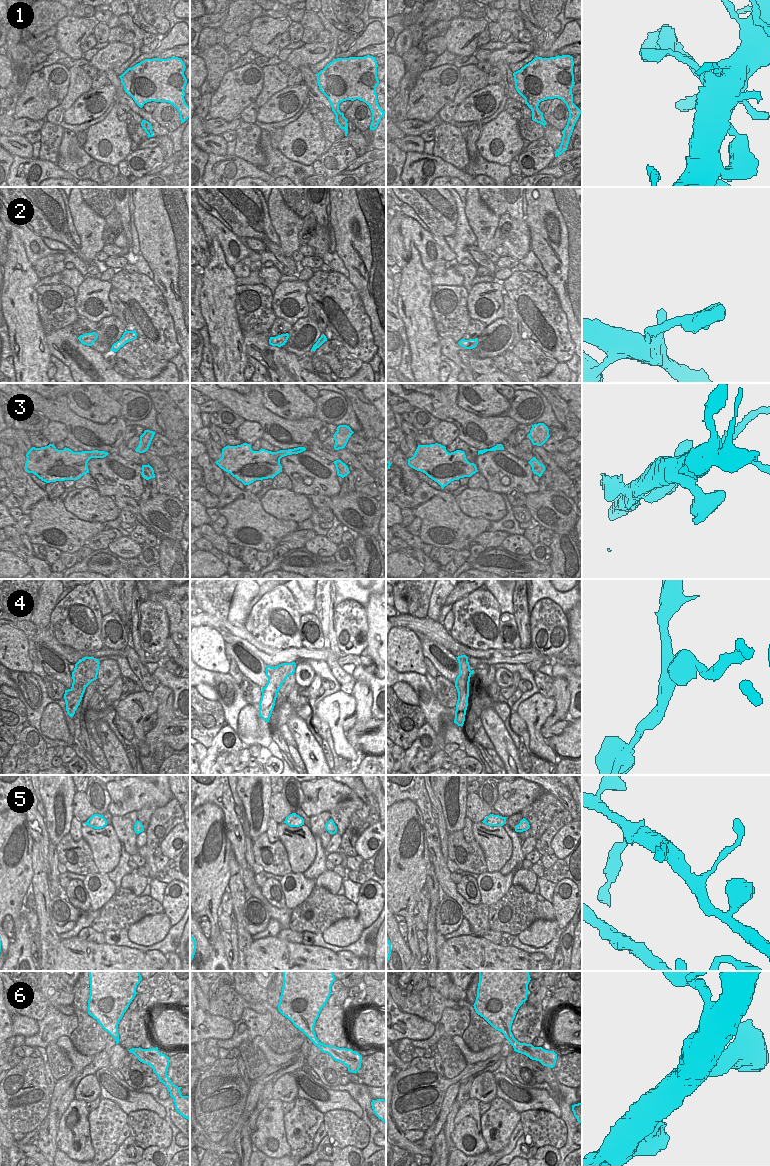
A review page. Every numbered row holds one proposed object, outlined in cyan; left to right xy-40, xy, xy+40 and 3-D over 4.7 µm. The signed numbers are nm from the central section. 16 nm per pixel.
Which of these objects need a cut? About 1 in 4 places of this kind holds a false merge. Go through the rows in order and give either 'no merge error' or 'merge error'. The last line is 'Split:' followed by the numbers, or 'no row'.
1: no merge error
2: no merge error
3: merge error
4: merge error
5: no merge error
6: no merge error
Split: 3, 4

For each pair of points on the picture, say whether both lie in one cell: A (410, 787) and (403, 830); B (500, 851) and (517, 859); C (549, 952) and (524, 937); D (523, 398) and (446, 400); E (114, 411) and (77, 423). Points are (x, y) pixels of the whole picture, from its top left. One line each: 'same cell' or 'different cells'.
A: different cells
B: different cells
C: different cells
D: different cells
E: different cells

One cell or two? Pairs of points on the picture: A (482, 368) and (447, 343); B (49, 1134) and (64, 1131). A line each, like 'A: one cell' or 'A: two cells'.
A: one cell
B: two cells

